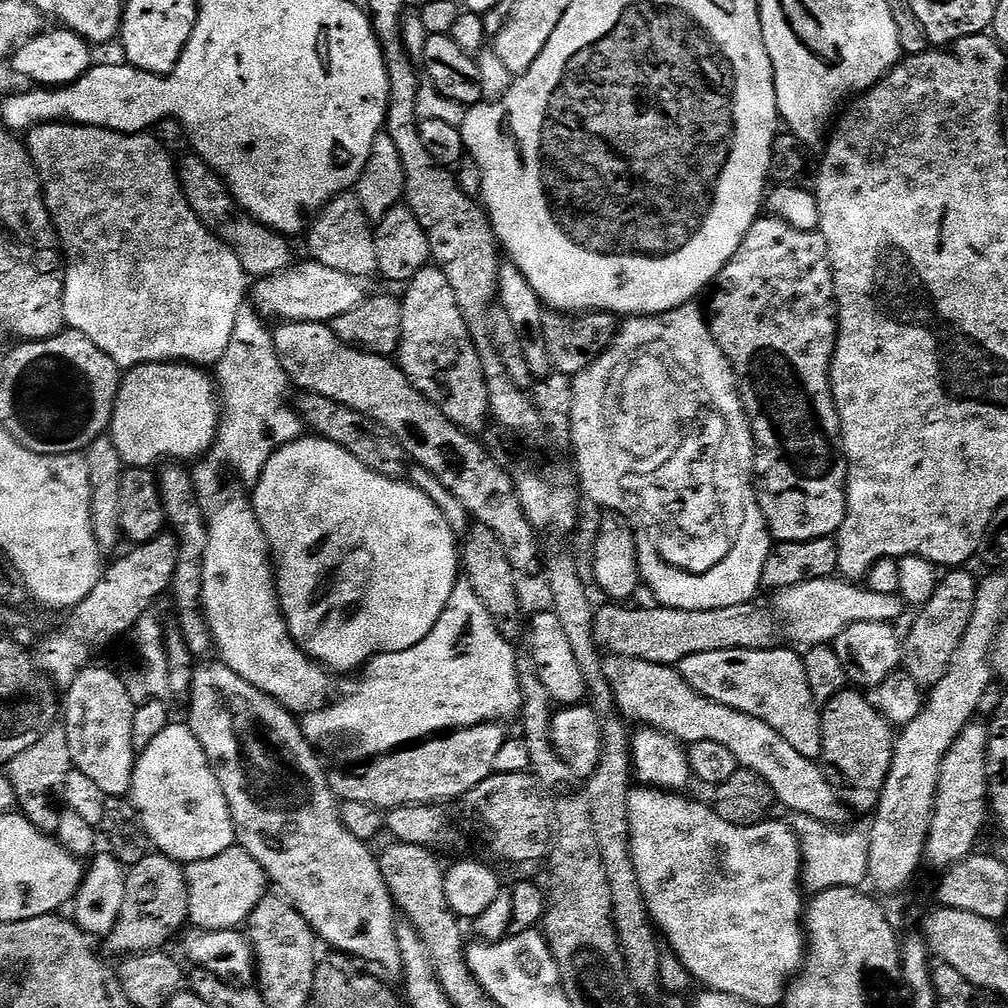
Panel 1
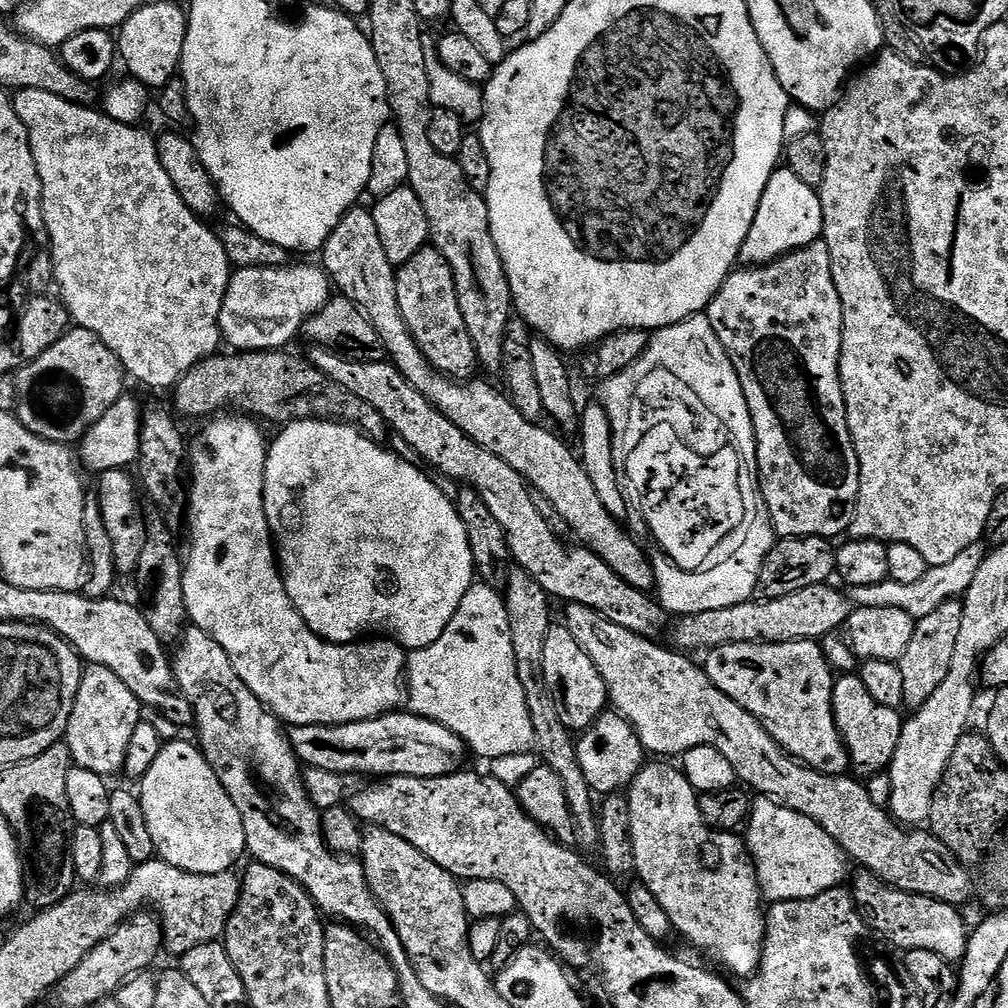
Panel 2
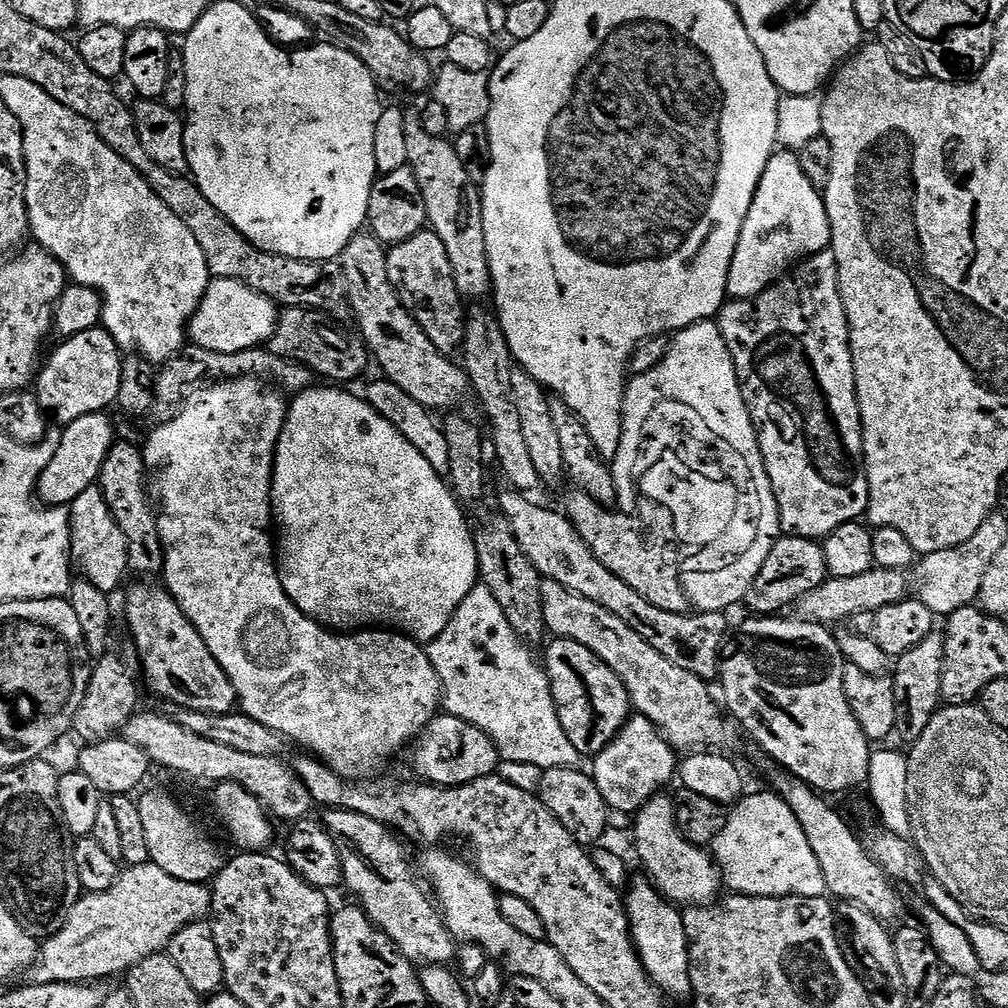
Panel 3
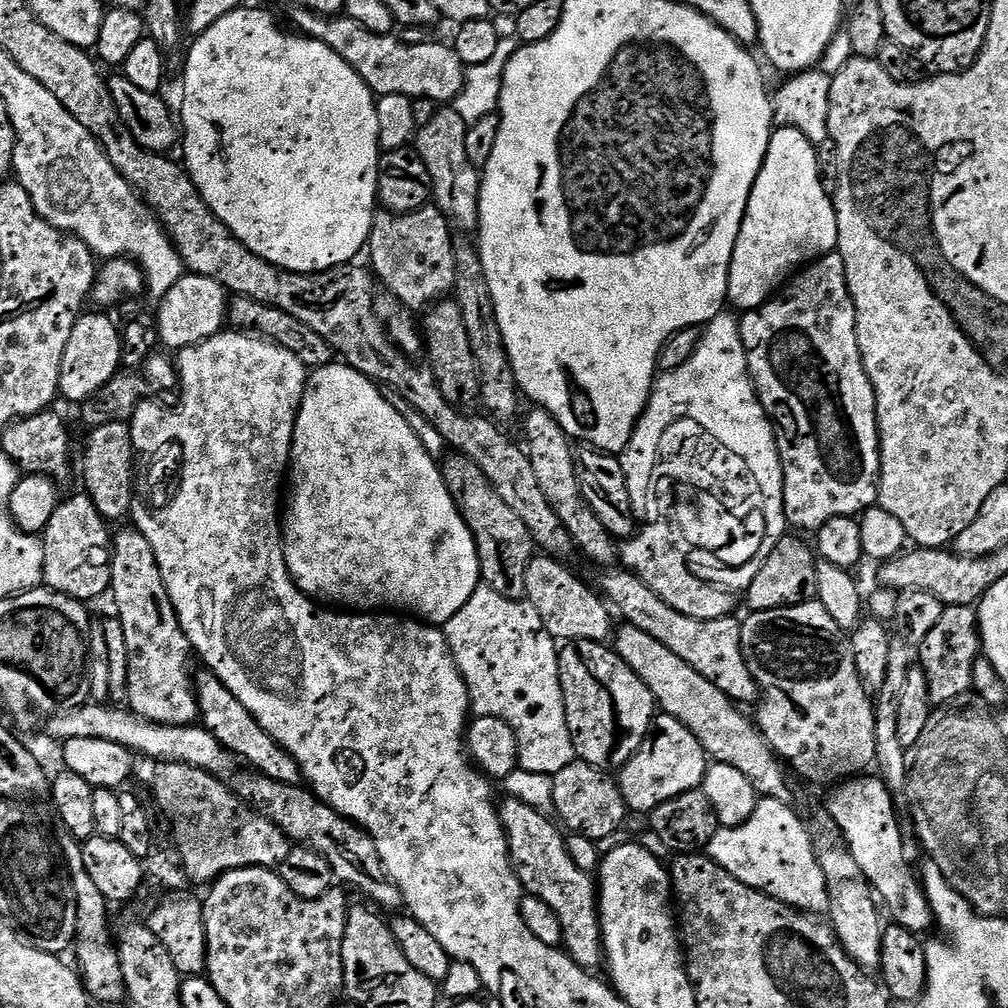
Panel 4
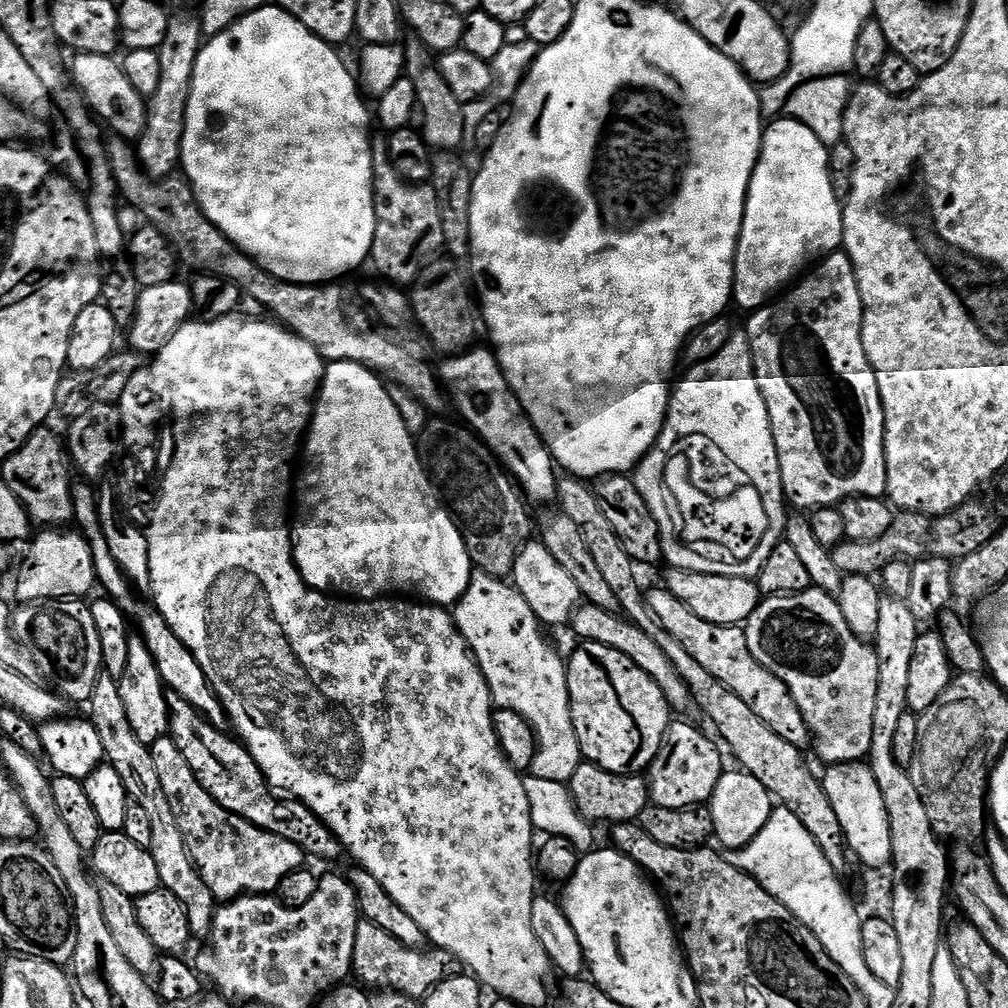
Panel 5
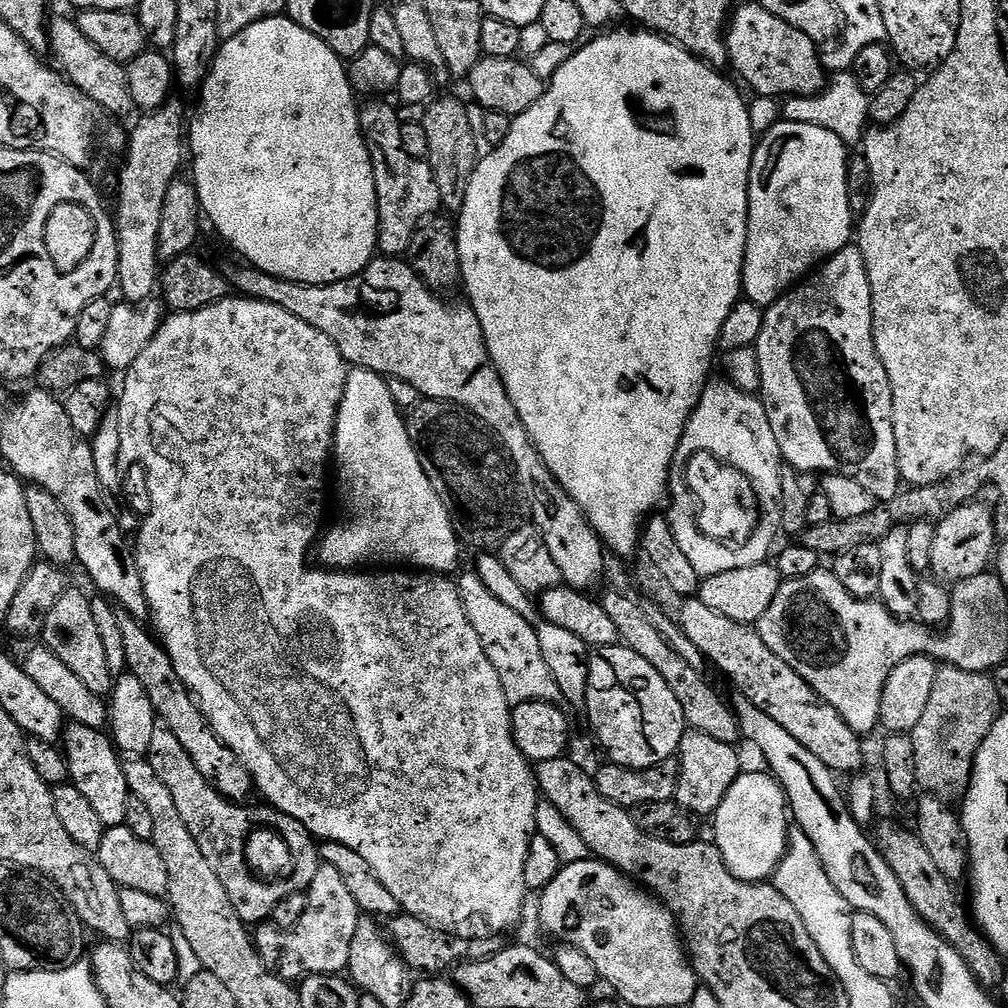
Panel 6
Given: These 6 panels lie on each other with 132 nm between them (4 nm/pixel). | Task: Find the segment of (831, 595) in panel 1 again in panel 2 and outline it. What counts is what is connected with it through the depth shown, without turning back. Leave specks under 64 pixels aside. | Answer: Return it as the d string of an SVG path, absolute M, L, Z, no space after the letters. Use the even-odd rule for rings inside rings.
M978 543L962 550L962 554L958 554L958 558L953 558L951 562L946 562L946 566L929 568L926 574L922 574L921 581L910 582L910 586L886 579L878 582L878 586L858 586L851 589L850 599L853 605L861 608L892 606L894 610L906 610L906 614L921 620L926 618L926 614L932 613L937 606L942 606L942 602L961 599L968 593L970 582L974 582L974 574L978 574L978 566L982 566L985 555L985 545Z

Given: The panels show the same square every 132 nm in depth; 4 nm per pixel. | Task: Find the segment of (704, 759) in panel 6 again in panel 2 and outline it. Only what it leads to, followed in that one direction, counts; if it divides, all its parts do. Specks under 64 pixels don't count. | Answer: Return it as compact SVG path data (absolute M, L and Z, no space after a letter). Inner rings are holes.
M605 710L603 714L597 718L590 727L585 728L579 733L576 740L576 753L578 754L578 762L580 763L579 775L584 778L585 782L599 794L616 794L621 790L627 789L635 778L640 769L646 763L646 753L642 742L638 738L638 734L634 730L634 726L615 710Z

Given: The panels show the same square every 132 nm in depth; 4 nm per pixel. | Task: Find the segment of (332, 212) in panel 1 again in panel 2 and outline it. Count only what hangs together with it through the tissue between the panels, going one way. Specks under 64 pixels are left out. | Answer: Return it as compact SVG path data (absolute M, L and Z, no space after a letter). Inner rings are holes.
M357 206L350 209L342 218L342 222L338 222L338 226L334 226L330 238L322 249L323 256L322 267L328 273L328 279L334 285L335 291L350 302L354 302L354 306L358 306L358 310L362 310L362 314L368 319L370 326L374 326L374 330L378 330L378 335L382 337L384 343L387 359L400 371L402 378L406 378L406 382L410 382L410 386L414 386L414 390L418 390L418 394L422 394L422 398L430 401L442 415L450 418L450 422L454 422L454 426L458 426L458 430L462 430L462 434L466 434L478 446L490 450L490 454L502 458L502 462L509 464L521 478L528 481L535 491L541 492L554 505L554 510L558 510L558 514L562 514L562 522L566 522L568 532L571 535L576 535L580 539L577 541L583 547L589 548L595 556L602 558L602 562L606 562L606 566L610 566L610 570L614 570L614 574L618 574L618 578L622 578L627 584L637 588L639 592L651 593L656 587L656 579L649 553L647 551L644 553L640 549L639 542L624 529L625 525L621 521L615 520L610 514L610 510L606 510L606 506L602 506L602 498L598 498L597 492L594 491L594 485L590 482L590 474L586 474L583 464L580 463L579 455L573 449L571 452L554 433L539 428L541 425L537 421L522 418L522 414L518 414L512 401L499 387L496 389L494 385L480 380L481 378L473 378L467 382L454 380L451 376L444 376L438 370L434 370L434 366L430 366L430 362L422 354L418 342L414 342L414 338L402 318L402 310L398 310L396 268L390 262L390 258L386 258L386 250L382 250L382 238L378 238L378 226L367 207Z

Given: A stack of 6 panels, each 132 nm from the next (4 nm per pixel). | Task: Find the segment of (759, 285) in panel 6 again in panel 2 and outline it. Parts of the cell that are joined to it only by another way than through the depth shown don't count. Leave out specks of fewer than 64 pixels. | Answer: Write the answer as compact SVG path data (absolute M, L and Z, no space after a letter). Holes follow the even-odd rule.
M777 167L770 182L766 182L766 190L762 194L762 202L758 202L750 234L746 234L746 242L742 242L739 263L744 266L769 264L789 252L810 246L821 239L823 231L824 219L819 191L806 186L806 182L802 182L788 167Z

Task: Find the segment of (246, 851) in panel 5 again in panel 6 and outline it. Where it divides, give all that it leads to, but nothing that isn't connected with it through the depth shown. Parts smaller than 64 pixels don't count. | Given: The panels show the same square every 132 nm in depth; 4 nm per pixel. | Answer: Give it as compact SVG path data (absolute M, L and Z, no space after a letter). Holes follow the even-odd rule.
M159 722L154 726L154 735L146 758L150 766L154 766L158 778L166 782L166 790L170 790L174 797L174 806L178 806L178 814L182 814L186 830L190 830L190 838L198 842L202 858L206 858L210 870L218 874L218 882L226 886L230 906L234 906L241 922L249 926L263 925L271 917L274 906L278 906L278 902L282 902L282 898L286 898L289 893L289 889L283 888L280 882L269 882L256 876L244 858L247 838L258 827L271 828L285 840L292 855L291 887L298 892L308 891L322 861L316 837L310 830L306 830L306 826L302 826L302 822L290 818L284 812L277 812L271 806L244 808L248 806L235 800L227 800L225 796L218 794L218 790L214 790L210 782L206 782L202 774L198 774L198 766L194 766L194 762L190 762L190 754L182 750L182 742L178 742L171 730Z

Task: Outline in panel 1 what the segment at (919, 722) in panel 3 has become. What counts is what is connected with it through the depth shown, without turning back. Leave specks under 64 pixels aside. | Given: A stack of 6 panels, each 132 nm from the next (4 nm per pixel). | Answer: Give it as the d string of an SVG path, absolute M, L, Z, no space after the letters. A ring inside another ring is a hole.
M948 570L940 576L940 584L934 590L934 598L926 602L924 607L915 613L916 621L908 628L908 636L903 637L904 658L903 671L910 674L921 689L931 690L946 674L946 666L950 666L950 658L954 658L954 650L958 650L958 642L962 642L962 634L966 634L966 626L970 626L970 614L974 614L974 598L976 597L977 577L972 577L968 570Z

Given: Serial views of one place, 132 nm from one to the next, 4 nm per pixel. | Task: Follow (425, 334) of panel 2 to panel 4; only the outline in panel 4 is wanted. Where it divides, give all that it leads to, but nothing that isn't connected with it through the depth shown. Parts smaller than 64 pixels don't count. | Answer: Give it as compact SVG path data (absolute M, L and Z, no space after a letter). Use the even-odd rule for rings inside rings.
M435 206L419 208L417 212L380 210L372 219L366 256L372 259L370 268L375 279L379 283L381 280L388 287L385 289L398 297L413 314L420 314L452 292L456 273L456 249L452 236L452 225Z

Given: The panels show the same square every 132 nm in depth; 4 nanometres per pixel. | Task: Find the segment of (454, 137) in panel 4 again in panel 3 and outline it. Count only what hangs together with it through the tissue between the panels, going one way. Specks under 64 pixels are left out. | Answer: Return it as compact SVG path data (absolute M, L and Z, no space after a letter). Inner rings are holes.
M409 118L406 122L406 154L408 167L418 178L418 190L422 190L422 202L426 202L427 227L438 234L446 246L461 297L468 302L483 301L480 299L492 291L492 275L482 226L484 202L477 181L466 174L466 166L462 166L462 158L458 158L455 143L443 136L428 134L416 118Z

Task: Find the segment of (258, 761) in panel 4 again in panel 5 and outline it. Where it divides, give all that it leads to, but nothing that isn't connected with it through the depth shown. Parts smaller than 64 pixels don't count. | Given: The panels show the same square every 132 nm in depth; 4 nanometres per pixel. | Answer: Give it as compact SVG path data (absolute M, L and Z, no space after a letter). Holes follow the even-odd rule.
M77 483L72 490L72 501L76 511L75 523L78 525L79 531L83 532L84 537L88 539L90 554L94 554L97 585L101 589L104 587L103 595L107 599L113 600L124 611L125 616L134 625L140 639L146 642L146 646L158 666L158 672L167 689L177 692L183 700L190 702L190 706L194 706L194 710L201 712L215 728L227 729L230 724L228 715L224 713L222 702L216 697L216 692L210 686L206 674L202 674L202 666L198 666L198 658L194 658L194 654L190 654L186 642L182 642L178 638L178 634L174 634L174 630L170 630L166 618L162 618L162 614L151 603L145 602L143 604L132 593L132 588L134 589L133 581L129 580L128 575L120 569L118 562L114 560L114 554L110 552L110 542L106 540L106 534L100 525L98 496L92 488L91 483Z

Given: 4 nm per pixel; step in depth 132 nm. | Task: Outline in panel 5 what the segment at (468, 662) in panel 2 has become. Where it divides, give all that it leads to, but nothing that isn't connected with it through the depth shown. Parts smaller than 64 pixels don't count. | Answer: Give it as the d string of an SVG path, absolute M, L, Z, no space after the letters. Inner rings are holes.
M476 570L470 578L470 586L466 586L466 594L462 594L462 598L454 606L454 615L458 630L466 638L472 657L478 662L490 686L493 705L497 709L505 708L514 710L514 714L522 714L522 718L526 718L526 722L530 722L534 730L536 753L530 769L531 775L546 778L550 782L571 782L574 770L578 770L582 757L570 710L566 660L563 655L560 657L552 649L551 642L544 637L545 629L534 610L526 606L526 598L522 598L520 591L507 579Z

